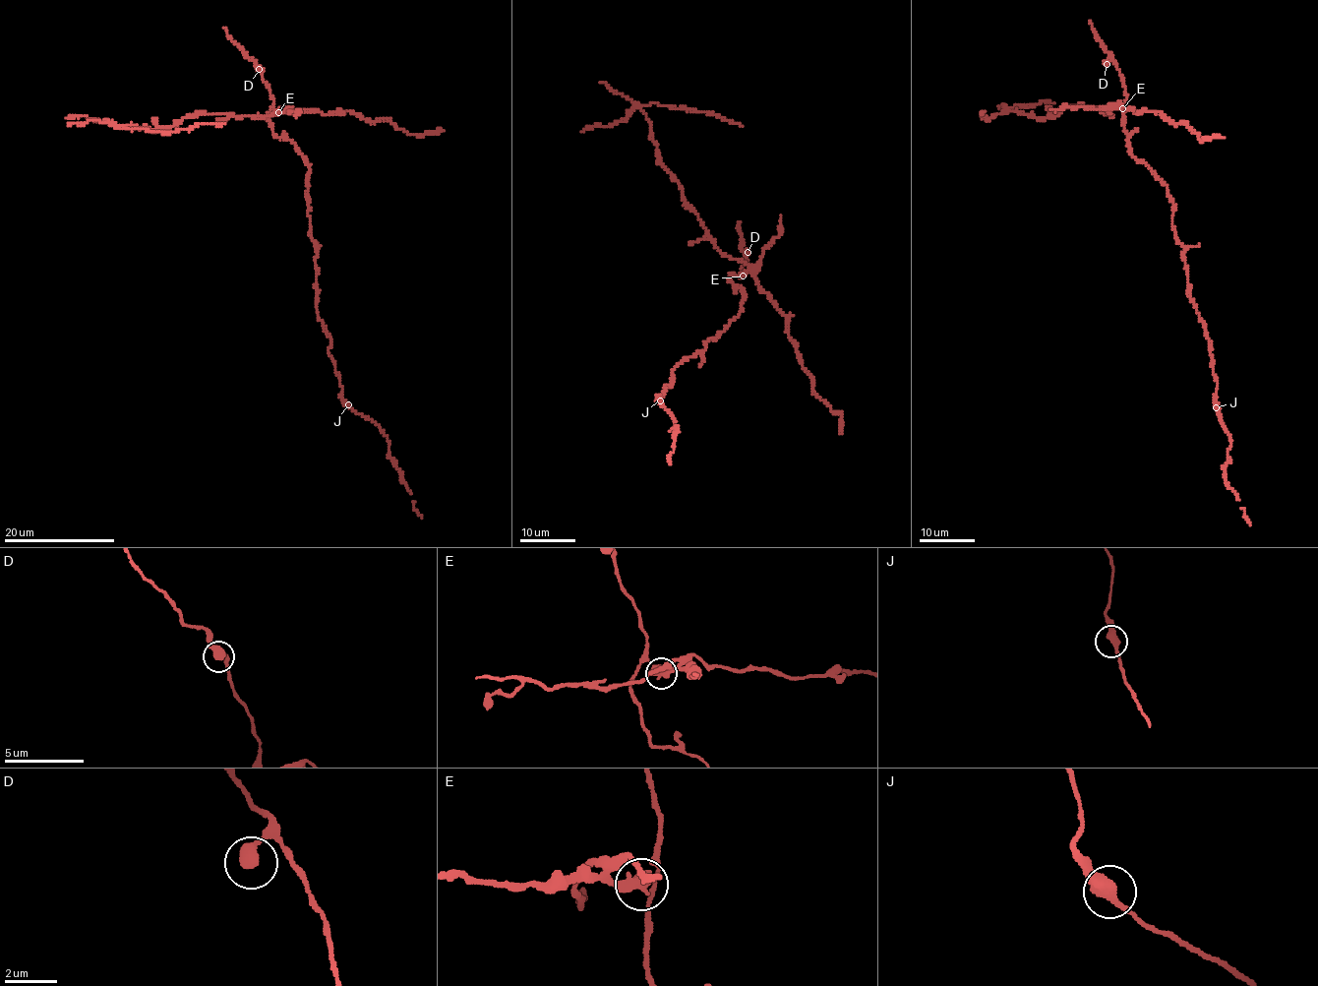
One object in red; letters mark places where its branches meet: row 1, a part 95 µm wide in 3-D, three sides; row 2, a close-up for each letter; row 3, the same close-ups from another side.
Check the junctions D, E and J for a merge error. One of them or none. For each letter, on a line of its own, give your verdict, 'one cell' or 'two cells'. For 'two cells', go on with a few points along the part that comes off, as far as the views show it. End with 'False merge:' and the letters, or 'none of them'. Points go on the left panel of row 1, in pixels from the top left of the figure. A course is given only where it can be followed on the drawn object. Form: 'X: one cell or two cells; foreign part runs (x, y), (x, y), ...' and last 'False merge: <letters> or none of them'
D: one cell
E: two cells; foreign part runs (279, 111), (284, 108), (239, 118), (201, 113), (159, 130), (117, 126), (175, 131), (224, 124)
J: one cell
False merge: E

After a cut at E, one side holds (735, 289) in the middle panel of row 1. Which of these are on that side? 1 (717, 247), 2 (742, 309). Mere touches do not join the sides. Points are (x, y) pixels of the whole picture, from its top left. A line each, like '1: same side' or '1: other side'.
1: other side
2: same side

